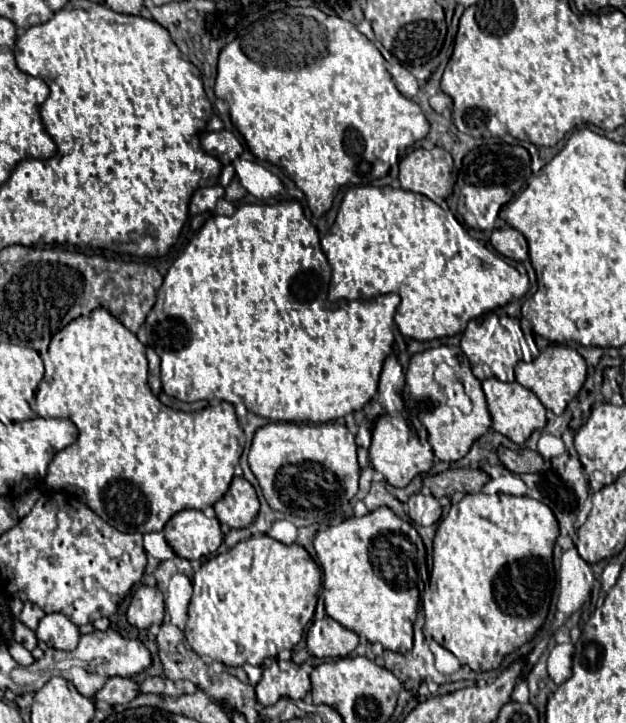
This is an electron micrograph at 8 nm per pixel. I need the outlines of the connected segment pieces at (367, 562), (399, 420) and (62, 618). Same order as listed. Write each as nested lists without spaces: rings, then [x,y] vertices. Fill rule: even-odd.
[[[380,507],[364,517],[350,517],[336,527],[328,527],[314,537],[314,549],[324,571],[326,613],[346,629],[366,637],[370,643],[382,643],[384,649],[408,653],[412,649],[412,625],[418,613],[416,557],[426,555],[424,543],[410,521],[400,519],[388,507]]]
[[[394,355],[384,361],[384,369],[380,375],[378,385],[378,403],[382,407],[380,415],[374,419],[372,427],[372,445],[370,445],[370,463],[376,471],[380,471],[386,481],[394,487],[406,487],[416,475],[428,473],[432,469],[432,447],[422,443],[410,423],[404,419],[404,401],[402,401],[402,387],[404,387],[404,371]]]
[[[50,613],[40,621],[36,629],[36,637],[42,639],[48,647],[72,651],[78,645],[80,631],[66,615]]]

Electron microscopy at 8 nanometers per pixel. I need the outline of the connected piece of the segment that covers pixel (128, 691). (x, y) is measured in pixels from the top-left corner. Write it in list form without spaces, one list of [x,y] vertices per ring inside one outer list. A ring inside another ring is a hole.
[[[110,677],[106,685],[96,693],[96,699],[102,699],[110,705],[130,703],[134,697],[140,695],[140,685],[128,677]]]

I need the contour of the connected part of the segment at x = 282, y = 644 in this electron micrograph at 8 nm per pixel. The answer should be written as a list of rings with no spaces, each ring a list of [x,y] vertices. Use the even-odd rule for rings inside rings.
[[[258,535],[240,541],[232,549],[210,557],[192,577],[194,595],[188,607],[188,621],[184,627],[186,641],[198,655],[220,661],[228,667],[244,663],[262,665],[264,659],[276,657],[282,649],[292,649],[304,633],[306,623],[314,615],[322,575],[316,561],[302,545],[284,545],[268,535]]]

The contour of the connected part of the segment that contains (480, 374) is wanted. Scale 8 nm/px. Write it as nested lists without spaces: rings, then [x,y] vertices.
[[[494,312],[486,315],[482,323],[470,321],[466,331],[462,333],[460,349],[468,357],[474,377],[480,381],[484,381],[488,377],[496,377],[500,381],[514,381],[514,365],[520,360],[524,362],[533,361],[533,357],[537,357],[540,352],[534,341],[533,332],[528,327],[523,327],[523,330],[525,335],[518,319],[507,315],[500,316]]]

